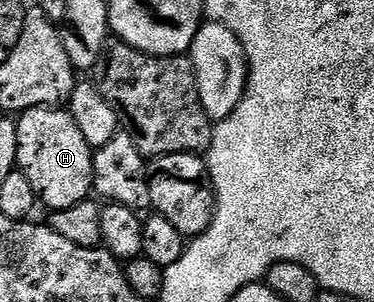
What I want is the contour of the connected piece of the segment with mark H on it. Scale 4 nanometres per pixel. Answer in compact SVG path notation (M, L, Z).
M62 107L28 109L16 121L18 127L17 172L32 183L32 191L39 202L50 211L76 207L87 200L94 188L94 153L80 135L80 127L72 115Z

